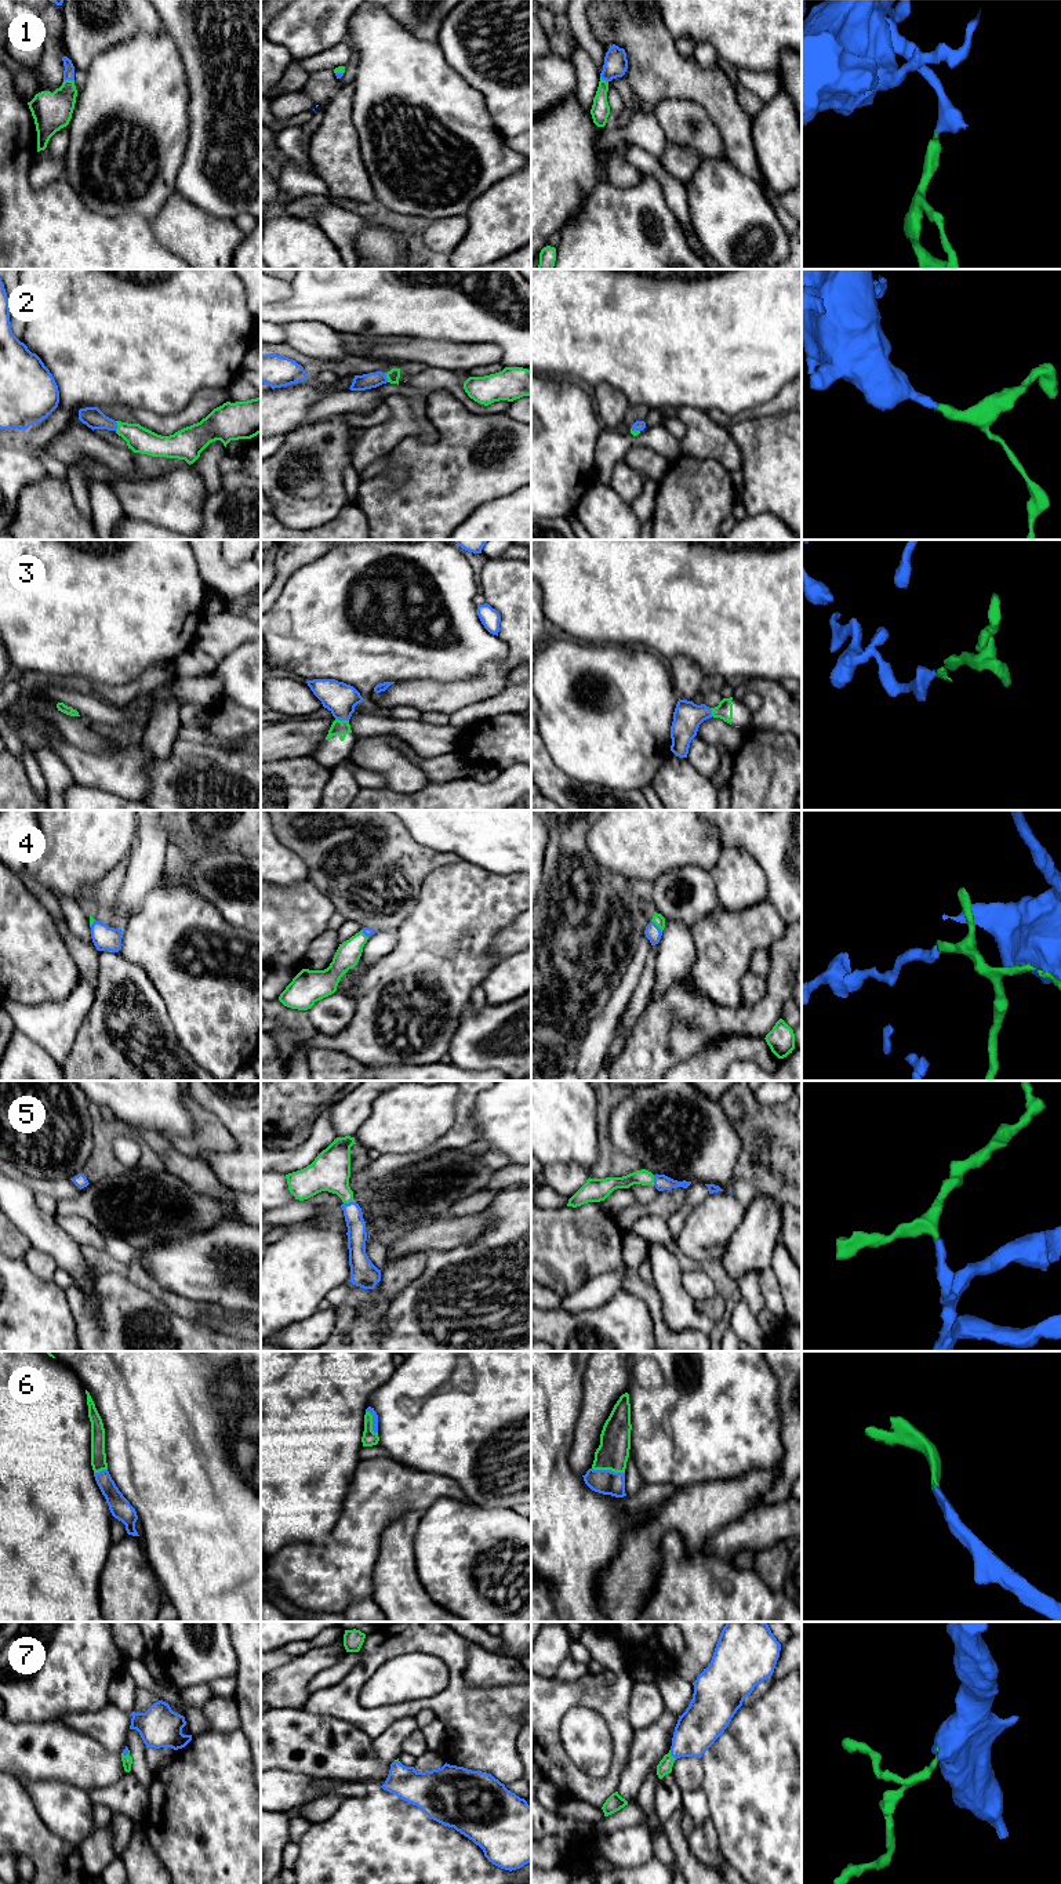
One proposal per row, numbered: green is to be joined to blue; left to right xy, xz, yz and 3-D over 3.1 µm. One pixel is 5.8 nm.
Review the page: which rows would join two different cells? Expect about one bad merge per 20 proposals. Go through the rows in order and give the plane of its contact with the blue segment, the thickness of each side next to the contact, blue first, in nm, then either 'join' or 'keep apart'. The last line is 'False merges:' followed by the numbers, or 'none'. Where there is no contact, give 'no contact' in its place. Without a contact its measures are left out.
1: contact in xy; calibres 60 and 220 nm; join
2: contact in xy; calibres 120 and 150 nm; join
3: contact in xz; calibres 190 and 100 nm; join
4: contact in yz; calibres 90 and 70 nm; join
5: contact in xz; calibres 110 and 240 nm; join
6: contact in yz; calibres 140 and 190 nm; join
7: contact in yz; calibres 240 and 80 nm; join
False merges: none

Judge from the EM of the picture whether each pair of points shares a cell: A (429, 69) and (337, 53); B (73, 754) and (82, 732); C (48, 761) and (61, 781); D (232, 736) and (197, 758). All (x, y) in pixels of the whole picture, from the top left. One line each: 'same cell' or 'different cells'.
A: different cells
B: different cells
C: same cell
D: different cells

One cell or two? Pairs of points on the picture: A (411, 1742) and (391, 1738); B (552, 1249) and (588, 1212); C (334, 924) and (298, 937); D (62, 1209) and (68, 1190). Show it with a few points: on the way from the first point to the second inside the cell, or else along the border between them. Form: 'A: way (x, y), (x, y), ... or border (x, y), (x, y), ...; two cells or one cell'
A: border (417, 1727), (404, 1739), (400, 1752); two cells
B: way (562, 1240), (580, 1222); one cell
C: border (335, 911), (327, 928); two cells
D: border (80, 1190), (73, 1197), (57, 1201); two cells

